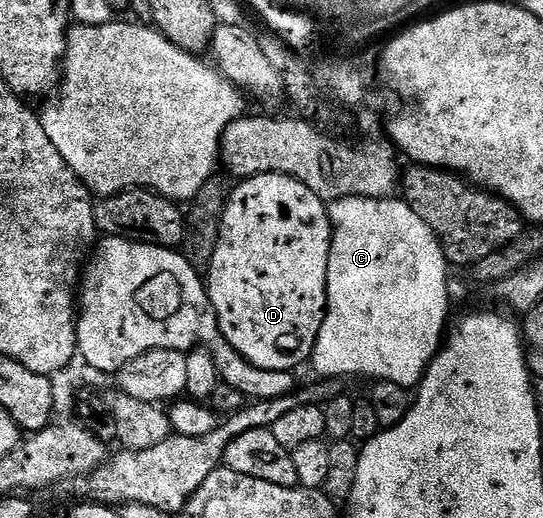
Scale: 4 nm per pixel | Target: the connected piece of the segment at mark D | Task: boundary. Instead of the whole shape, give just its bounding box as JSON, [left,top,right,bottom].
[205,173,332,372]

